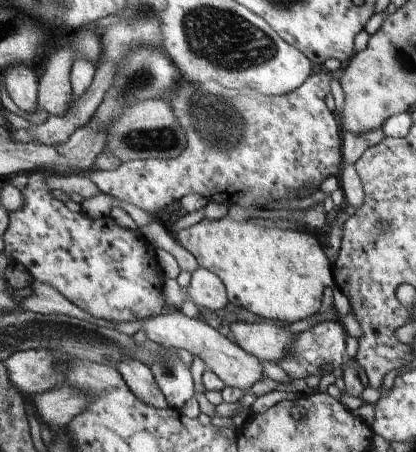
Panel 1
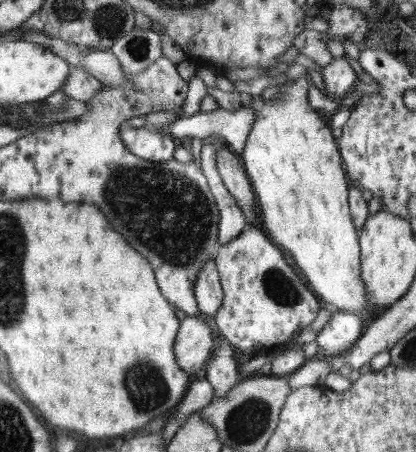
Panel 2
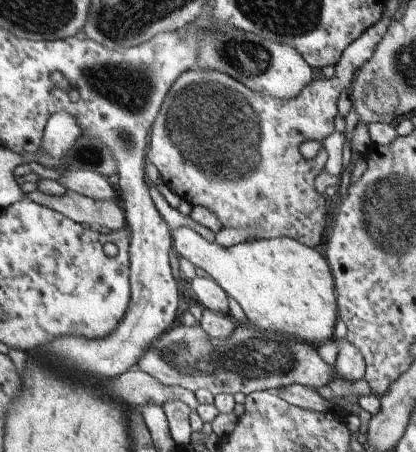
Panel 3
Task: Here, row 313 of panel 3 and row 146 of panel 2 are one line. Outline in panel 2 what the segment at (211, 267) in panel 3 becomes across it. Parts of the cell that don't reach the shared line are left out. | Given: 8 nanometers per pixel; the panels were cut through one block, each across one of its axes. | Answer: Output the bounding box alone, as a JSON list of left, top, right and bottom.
[239,78,379,322]

